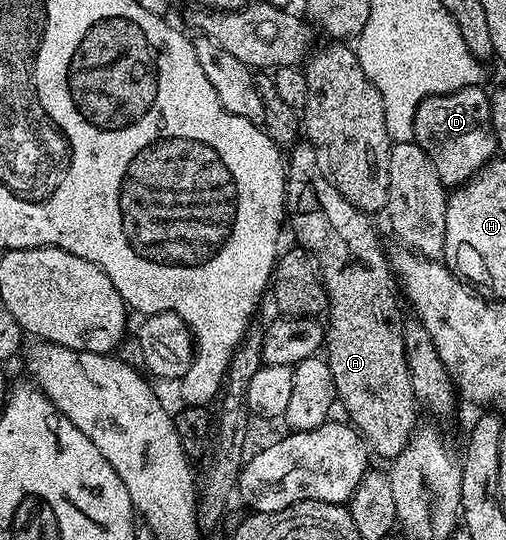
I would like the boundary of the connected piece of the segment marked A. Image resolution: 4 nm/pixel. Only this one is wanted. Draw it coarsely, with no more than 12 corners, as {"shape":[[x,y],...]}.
{"shape":[[317,151],[285,213],[329,298],[340,406],[392,461],[419,426],[387,251]]}

